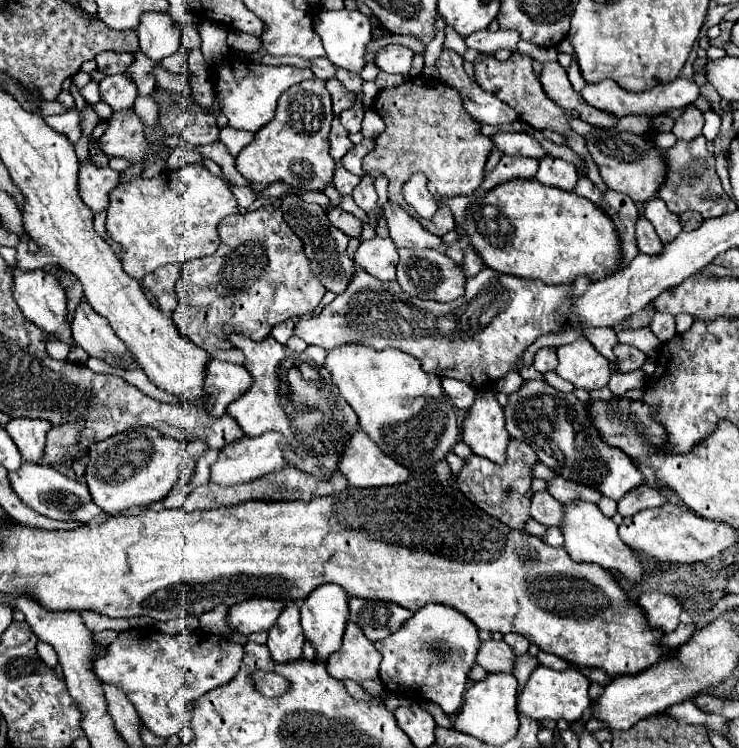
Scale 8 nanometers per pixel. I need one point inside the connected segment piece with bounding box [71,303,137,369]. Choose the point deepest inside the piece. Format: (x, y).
(90, 331)

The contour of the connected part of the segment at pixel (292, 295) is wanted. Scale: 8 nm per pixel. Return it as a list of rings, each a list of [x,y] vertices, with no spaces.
[[[267,205],[253,213],[235,213],[219,223],[219,249],[201,259],[193,259],[181,265],[181,275],[177,279],[177,309],[173,319],[181,335],[185,335],[195,345],[203,347],[213,359],[243,365],[243,355],[231,355],[233,349],[227,335],[241,333],[249,339],[261,341],[271,333],[271,327],[279,321],[287,321],[299,315],[311,313],[323,299],[325,287],[319,283],[317,275],[311,271],[311,263],[305,257],[301,239],[289,229],[281,219],[281,209]]]

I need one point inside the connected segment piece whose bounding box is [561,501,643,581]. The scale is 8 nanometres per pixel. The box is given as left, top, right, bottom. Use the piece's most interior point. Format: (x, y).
(590, 537)

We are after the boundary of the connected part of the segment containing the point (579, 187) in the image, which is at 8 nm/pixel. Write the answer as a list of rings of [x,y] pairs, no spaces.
[[[581,177],[581,179],[579,179],[579,183],[575,185],[573,193],[581,195],[581,197],[587,197],[587,199],[593,201],[595,205],[599,205],[599,201],[601,201],[601,191],[599,191],[587,177]]]

